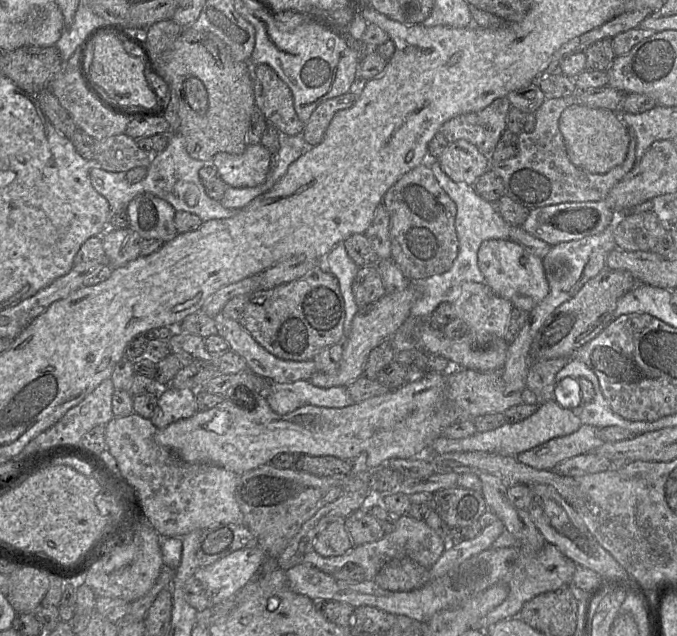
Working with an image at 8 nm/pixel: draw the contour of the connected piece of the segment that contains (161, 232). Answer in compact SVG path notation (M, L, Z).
M153 194L136 196L125 211L129 218L129 227L142 239L156 239L165 243L178 235L174 224L175 209Z

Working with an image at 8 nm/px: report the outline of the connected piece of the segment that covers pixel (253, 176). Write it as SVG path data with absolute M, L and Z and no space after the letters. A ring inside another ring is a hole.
M258 143L247 145L241 154L219 152L210 161L210 164L216 168L220 178L226 183L227 186L241 188L255 187L262 184L271 169L271 162L272 154L270 151Z

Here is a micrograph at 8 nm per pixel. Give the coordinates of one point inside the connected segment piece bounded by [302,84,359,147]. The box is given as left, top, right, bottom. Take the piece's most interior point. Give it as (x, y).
(314, 129)

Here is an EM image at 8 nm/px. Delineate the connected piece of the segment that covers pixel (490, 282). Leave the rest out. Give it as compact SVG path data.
M511 239L482 242L478 250L478 265L486 279L485 283L515 308L531 312L549 293L542 259Z

